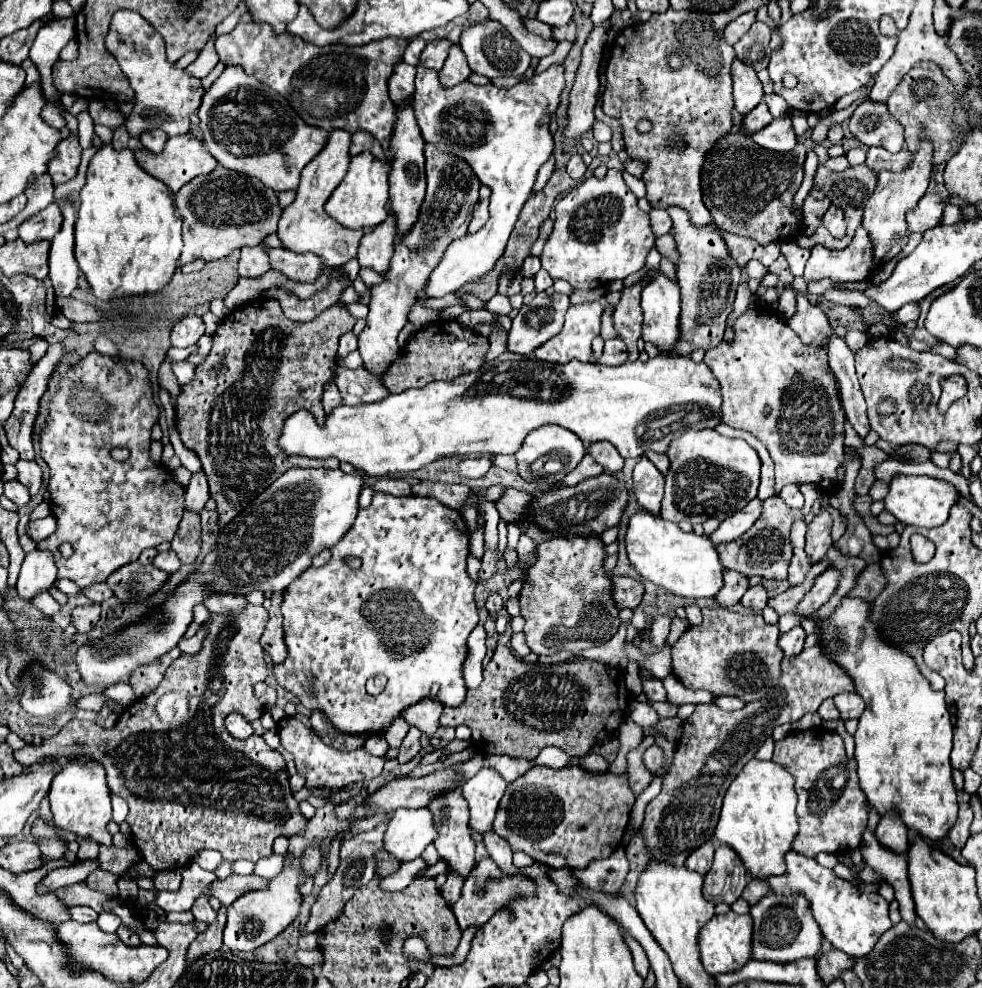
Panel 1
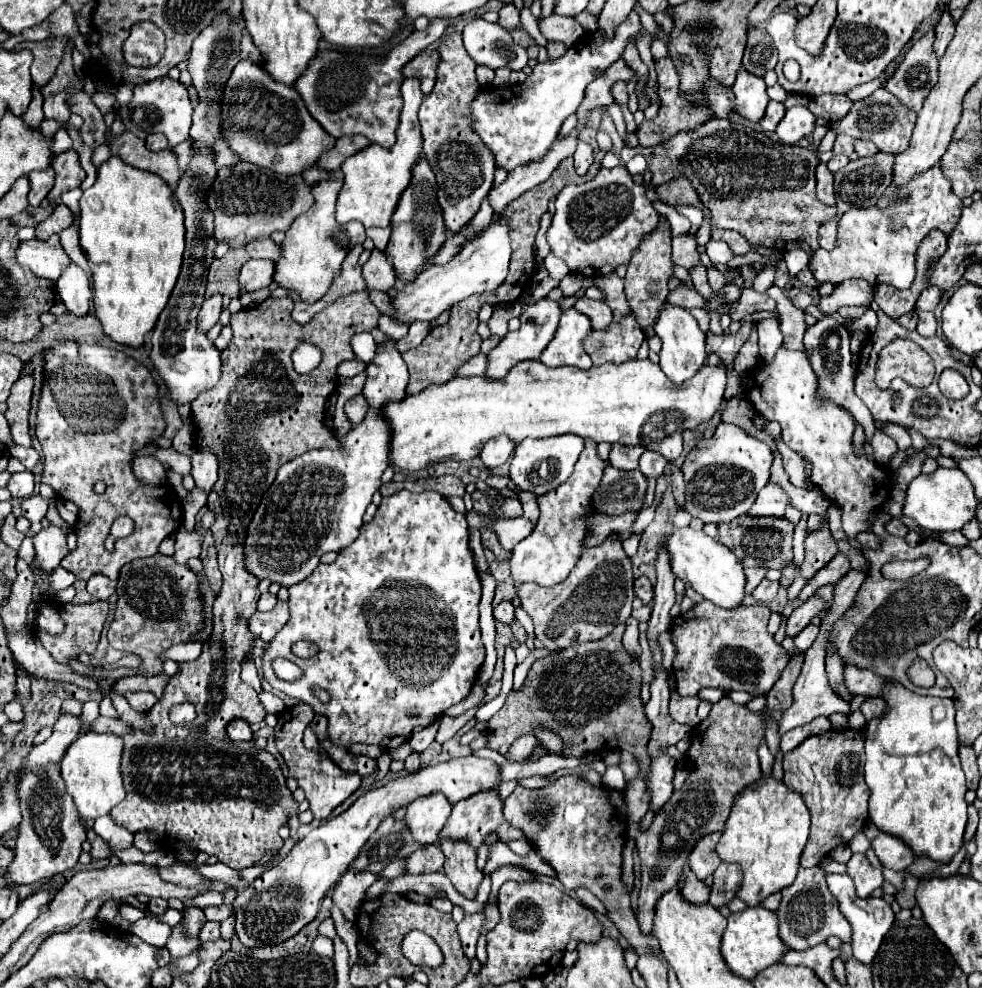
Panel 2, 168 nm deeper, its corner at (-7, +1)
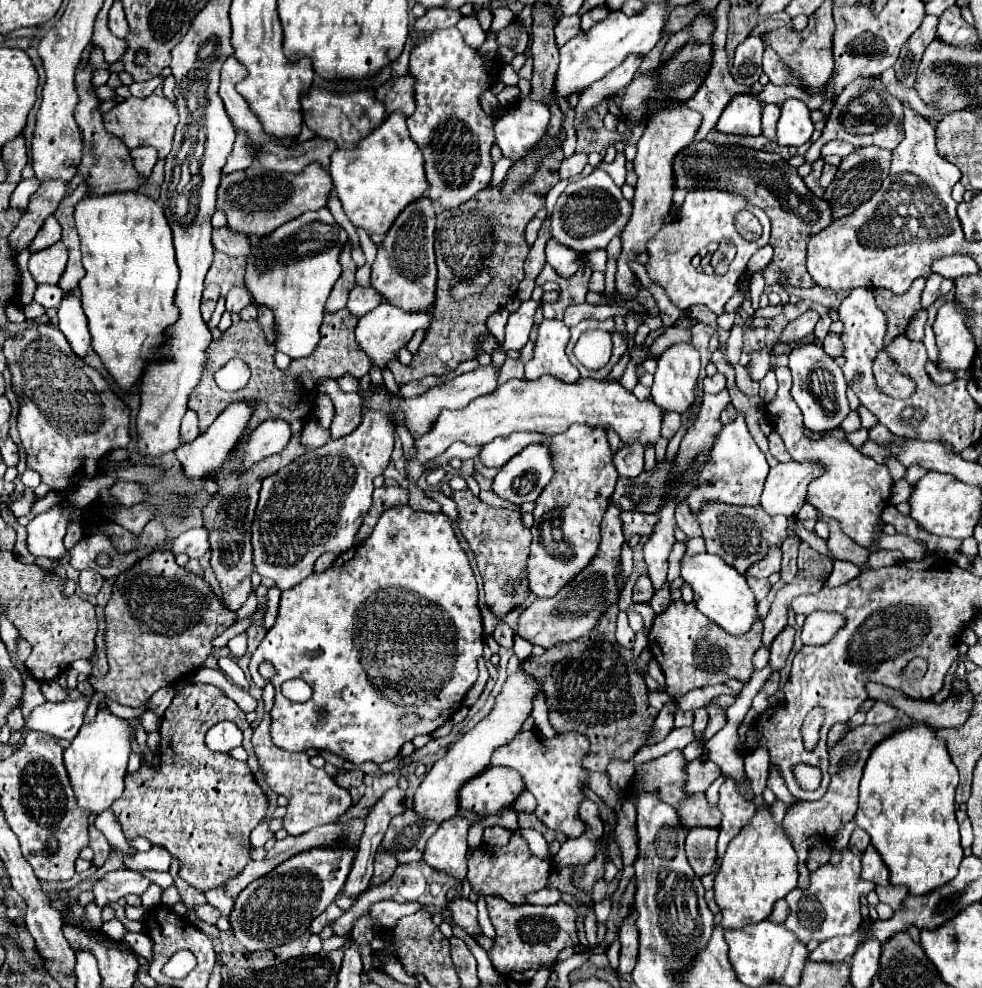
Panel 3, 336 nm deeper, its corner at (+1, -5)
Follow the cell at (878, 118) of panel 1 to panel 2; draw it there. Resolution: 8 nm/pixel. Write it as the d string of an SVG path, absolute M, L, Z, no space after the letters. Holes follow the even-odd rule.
M879 88L865 100L853 102L849 114L835 124L835 132L849 134L853 138L871 140L881 152L901 154L909 146L915 118L917 118L917 114L909 112L909 108L905 108L905 104L901 104L901 100L895 100L895 96L891 92L887 92L885 88Z

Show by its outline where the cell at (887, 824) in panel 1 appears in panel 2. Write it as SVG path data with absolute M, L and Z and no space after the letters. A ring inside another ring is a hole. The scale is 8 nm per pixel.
M885 832L877 834L877 838L873 840L871 848L875 850L877 858L881 860L881 866L897 870L897 872L905 870L915 860L913 852L899 838L893 838L893 836L885 834Z

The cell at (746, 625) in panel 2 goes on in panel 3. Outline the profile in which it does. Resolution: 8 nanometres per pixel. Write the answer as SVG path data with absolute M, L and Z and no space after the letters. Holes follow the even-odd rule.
M679 600L671 602L667 612L655 618L649 632L649 650L665 674L667 694L673 700L679 700L691 690L727 684L731 678L739 680L741 684L749 684L749 678L753 674L753 654L761 646L761 630L763 620L757 618L749 632L731 636L715 622L711 622L705 614L701 614L695 602L687 604Z

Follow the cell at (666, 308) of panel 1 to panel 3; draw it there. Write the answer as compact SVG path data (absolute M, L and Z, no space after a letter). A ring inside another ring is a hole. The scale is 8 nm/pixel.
M691 342L669 346L657 358L651 398L665 410L685 412L693 402L693 388L699 376L699 352Z

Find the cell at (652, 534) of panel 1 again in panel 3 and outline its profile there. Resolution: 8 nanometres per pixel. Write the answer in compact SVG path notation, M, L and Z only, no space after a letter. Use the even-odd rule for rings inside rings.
M701 552L695 556L683 556L681 558L681 578L685 584L693 588L697 608L707 618L717 622L723 630L727 630L729 634L745 634L745 630L749 630L751 622L757 618L755 594L747 586L745 576L733 570L725 560L709 552Z

